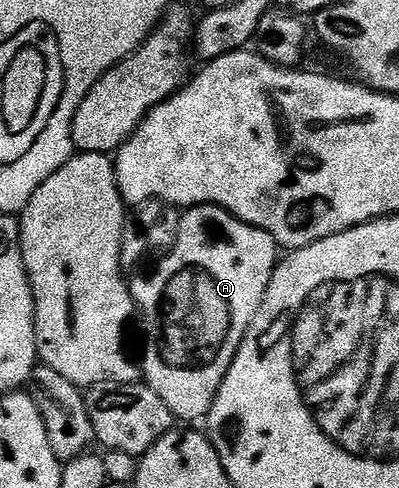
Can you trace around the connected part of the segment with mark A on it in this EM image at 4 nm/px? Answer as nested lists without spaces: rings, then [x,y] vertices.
[[[77,152],[62,168],[54,171],[54,175],[50,175],[50,179],[46,179],[46,183],[42,183],[42,187],[38,187],[38,191],[34,191],[30,203],[24,208],[24,212],[19,214],[22,259],[24,260],[24,270],[28,276],[28,282],[32,288],[32,298],[36,308],[36,352],[39,360],[54,371],[58,371],[58,375],[70,379],[70,383],[81,387],[91,387],[93,385],[101,385],[102,383],[130,385],[139,382],[141,377],[139,371],[136,370],[135,363],[128,361],[127,355],[124,354],[124,324],[127,323],[128,316],[132,313],[133,297],[135,303],[140,305],[141,315],[144,316],[143,380],[156,392],[158,399],[162,399],[162,403],[166,403],[166,407],[170,407],[173,418],[180,420],[181,417],[184,421],[196,421],[199,417],[200,420],[207,418],[208,412],[212,409],[214,399],[222,387],[224,376],[230,371],[238,347],[244,344],[244,336],[254,319],[254,315],[258,311],[258,307],[262,303],[262,299],[266,295],[266,287],[270,287],[270,279],[274,275],[278,264],[278,256],[276,257],[278,246],[276,240],[266,231],[262,231],[250,223],[242,223],[242,219],[230,215],[222,207],[217,205],[193,205],[181,212],[176,242],[174,242],[171,249],[163,254],[164,262],[157,267],[156,273],[136,278],[132,283],[131,293],[128,290],[127,283],[124,282],[126,273],[120,264],[125,216],[126,206],[122,195],[118,191],[118,179],[116,178],[116,167],[113,158],[106,153],[82,152]]]

